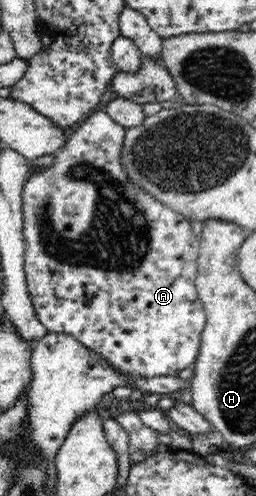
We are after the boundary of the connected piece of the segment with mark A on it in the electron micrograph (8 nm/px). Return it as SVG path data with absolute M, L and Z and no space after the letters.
M93 111L90 116L65 142L65 146L56 152L55 160L49 167L38 169L30 178L27 178L22 190L23 206L23 233L25 240L24 268L27 287L33 302L37 317L50 333L64 333L74 337L78 343L102 357L126 377L126 386L136 390L136 379L153 379L159 376L178 376L178 372L188 367L194 367L199 353L201 332L204 330L207 318L203 304L197 295L196 278L198 275L198 259L200 254L199 235L192 231L190 220L164 206L140 188L127 174L123 165L124 140L126 128L118 124L107 111Z

